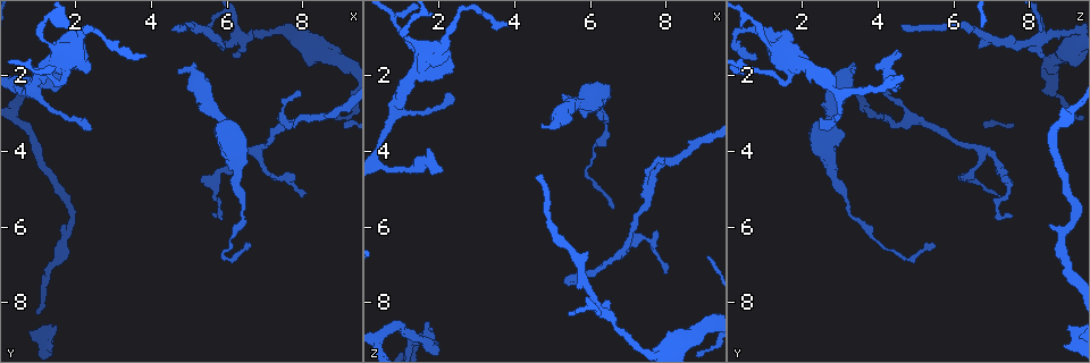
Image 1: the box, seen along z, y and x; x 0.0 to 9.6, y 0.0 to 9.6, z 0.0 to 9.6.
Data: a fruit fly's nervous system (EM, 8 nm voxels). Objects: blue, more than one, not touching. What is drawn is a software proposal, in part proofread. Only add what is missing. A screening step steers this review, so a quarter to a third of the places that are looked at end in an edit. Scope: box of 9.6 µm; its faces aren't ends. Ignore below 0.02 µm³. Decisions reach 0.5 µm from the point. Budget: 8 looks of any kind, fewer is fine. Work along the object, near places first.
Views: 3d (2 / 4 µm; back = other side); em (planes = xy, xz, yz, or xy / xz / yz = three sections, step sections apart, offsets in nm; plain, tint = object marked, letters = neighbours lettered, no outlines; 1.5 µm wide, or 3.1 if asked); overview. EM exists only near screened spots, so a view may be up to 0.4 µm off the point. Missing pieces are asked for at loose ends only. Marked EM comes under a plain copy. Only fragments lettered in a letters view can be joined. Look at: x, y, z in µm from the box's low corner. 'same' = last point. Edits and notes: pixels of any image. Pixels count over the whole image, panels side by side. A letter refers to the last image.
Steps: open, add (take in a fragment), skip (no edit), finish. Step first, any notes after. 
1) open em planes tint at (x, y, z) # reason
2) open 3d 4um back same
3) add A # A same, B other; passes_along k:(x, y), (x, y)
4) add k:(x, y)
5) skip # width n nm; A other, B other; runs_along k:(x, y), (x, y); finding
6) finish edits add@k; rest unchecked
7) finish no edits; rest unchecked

open em yz step 8 letters at (6.65, 6.60, 5.50) # thin end

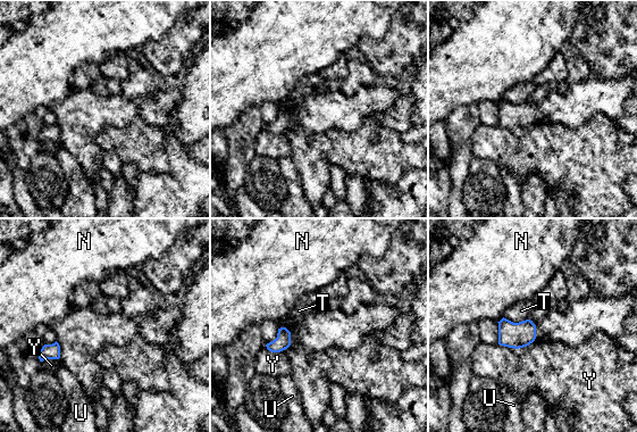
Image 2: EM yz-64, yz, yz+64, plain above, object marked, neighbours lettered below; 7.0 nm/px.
open em xy step 8 letters same

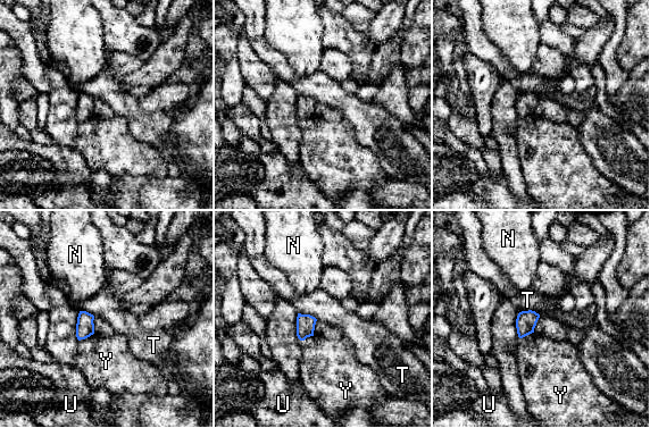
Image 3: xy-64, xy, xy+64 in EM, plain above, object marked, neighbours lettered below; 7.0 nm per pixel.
skip # N other, T other, U other, Y other; border 3:(93, 333), (78, 341); no lettered fragment goes on from it

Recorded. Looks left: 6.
open em yz step 8 letters at (5.30, 4.80, 7.50) # thin end

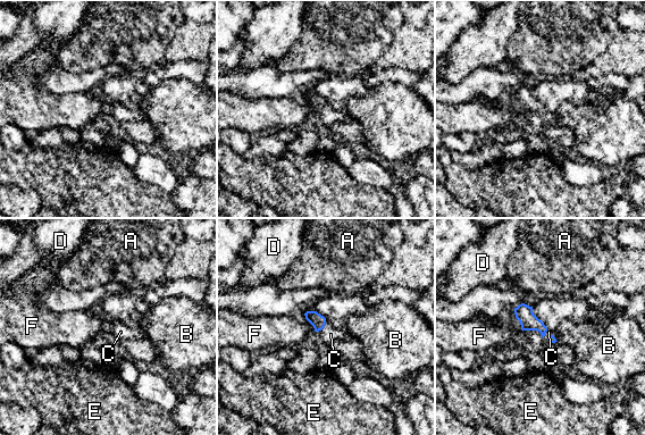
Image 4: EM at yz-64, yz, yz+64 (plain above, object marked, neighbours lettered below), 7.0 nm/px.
add C # width 100 nm; A other, B other, C same, D other, E other, F other; passes_along 4:(317, 320), (324, 326), (331, 334); the cell continues

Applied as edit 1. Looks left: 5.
open overview # redraw

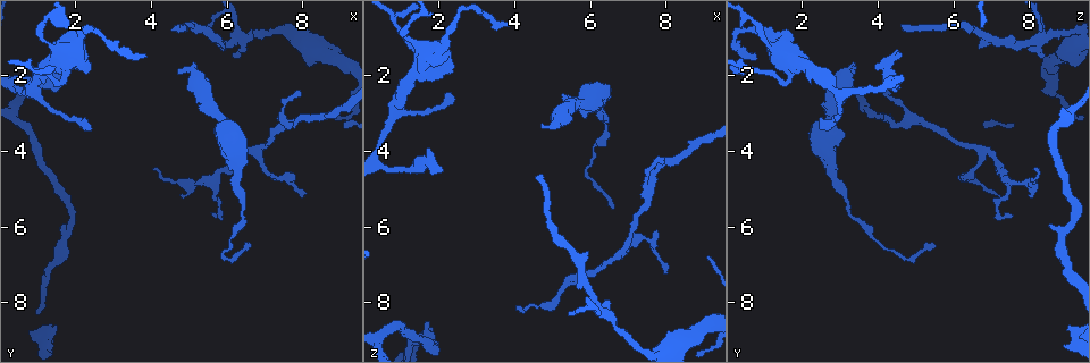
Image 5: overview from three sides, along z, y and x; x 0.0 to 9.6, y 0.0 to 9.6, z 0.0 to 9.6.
open 3d 4um at (4.55, 0.85, 4.65) # long arm stops here

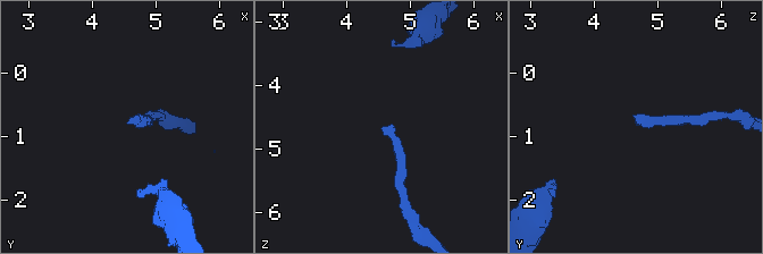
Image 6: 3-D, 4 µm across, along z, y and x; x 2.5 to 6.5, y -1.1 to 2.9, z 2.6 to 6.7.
open em planes letters at (4.55, 0.80, 4.70)

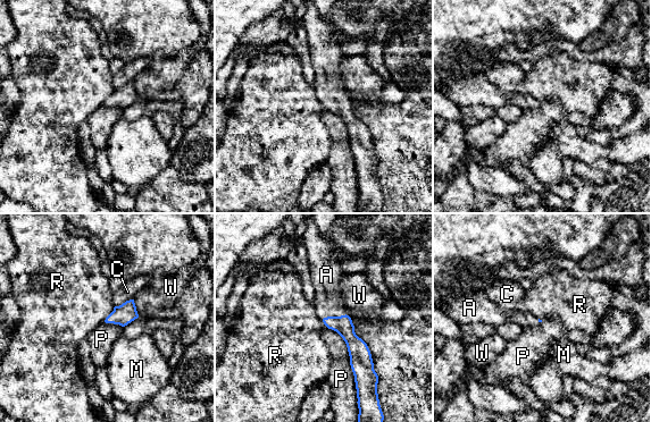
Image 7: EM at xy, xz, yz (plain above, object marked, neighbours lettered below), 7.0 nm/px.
add A # A same, C other, M other, P other, R other, W other; passes_along 7:(343, 326), (334, 317), (328, 303); the cell continues

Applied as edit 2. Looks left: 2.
finish edits add@4, add@7; rest unchecked

